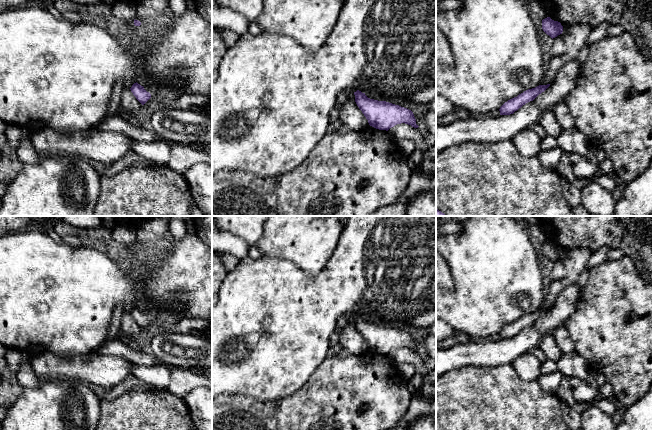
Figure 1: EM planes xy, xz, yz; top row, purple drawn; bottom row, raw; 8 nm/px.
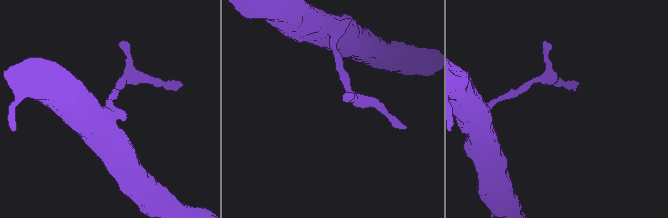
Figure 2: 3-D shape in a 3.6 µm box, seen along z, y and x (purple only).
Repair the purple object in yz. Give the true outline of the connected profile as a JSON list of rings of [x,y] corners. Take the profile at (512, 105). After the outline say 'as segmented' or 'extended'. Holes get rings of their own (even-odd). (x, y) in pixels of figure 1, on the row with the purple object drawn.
[[[550,84],[539,85],[535,88],[528,89],[507,102],[505,102],[499,109],[500,115],[510,115],[521,108],[526,103],[533,101],[539,94],[544,92]]]; as segmented

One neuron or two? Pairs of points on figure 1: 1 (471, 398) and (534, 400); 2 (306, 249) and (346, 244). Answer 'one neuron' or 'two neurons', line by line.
1: one neuron
2: two neurons

